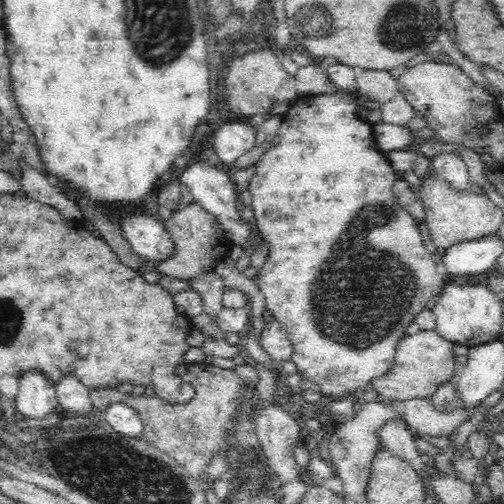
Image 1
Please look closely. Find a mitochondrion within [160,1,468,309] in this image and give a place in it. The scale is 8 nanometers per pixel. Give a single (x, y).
(398, 34)

